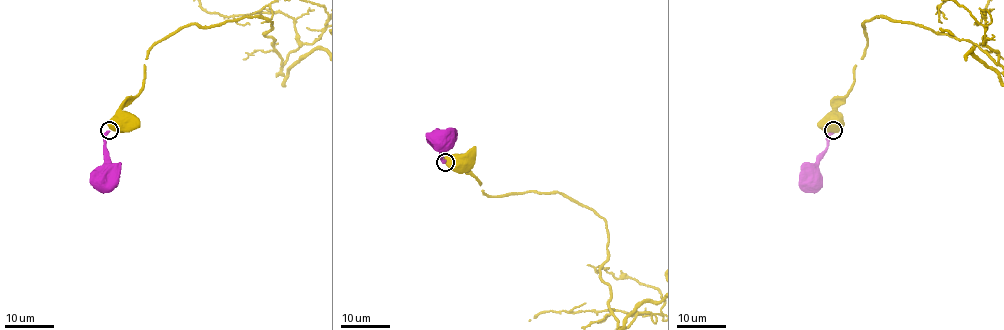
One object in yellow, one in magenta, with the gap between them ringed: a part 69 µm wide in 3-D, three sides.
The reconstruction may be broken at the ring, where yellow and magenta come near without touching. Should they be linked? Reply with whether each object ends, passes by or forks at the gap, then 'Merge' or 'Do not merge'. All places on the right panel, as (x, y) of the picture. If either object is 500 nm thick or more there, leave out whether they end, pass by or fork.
Do not merge

